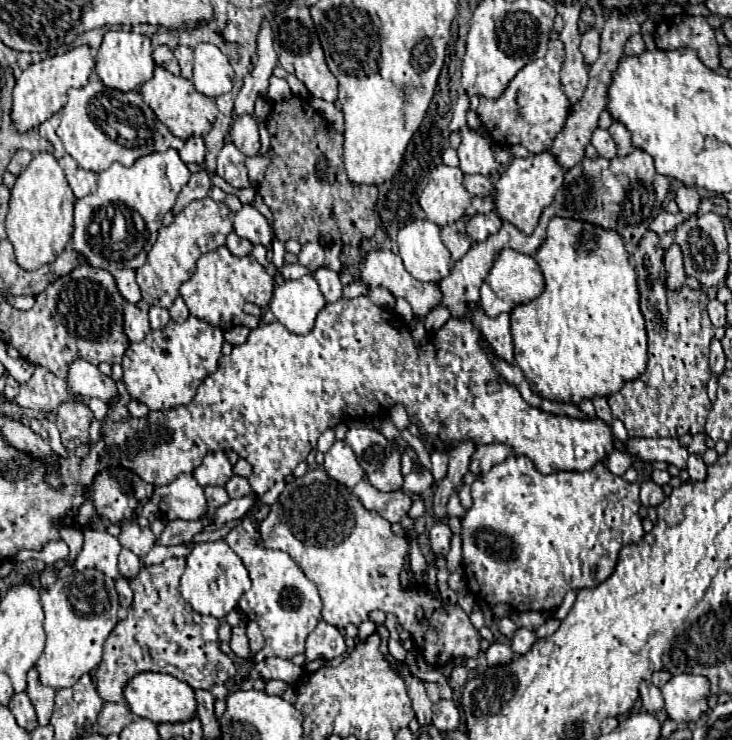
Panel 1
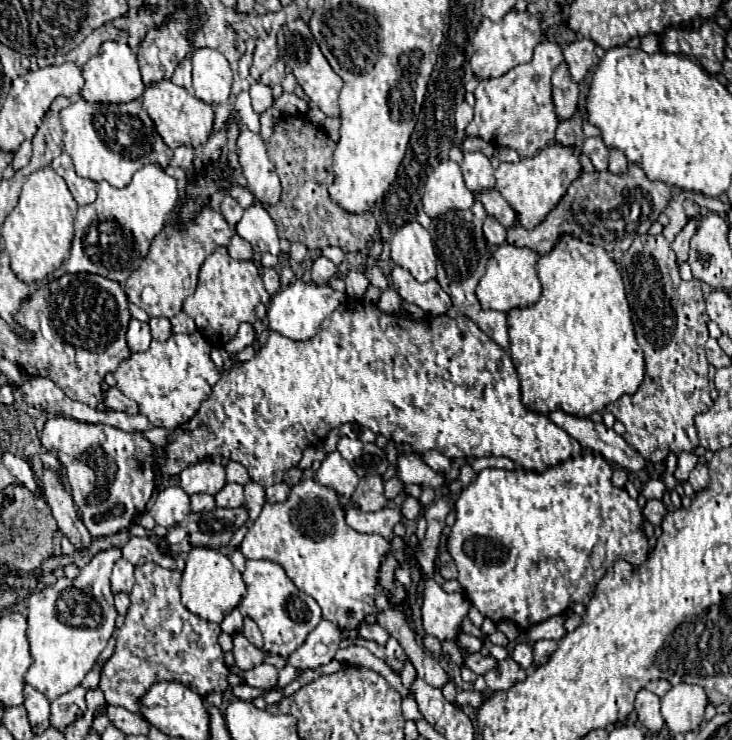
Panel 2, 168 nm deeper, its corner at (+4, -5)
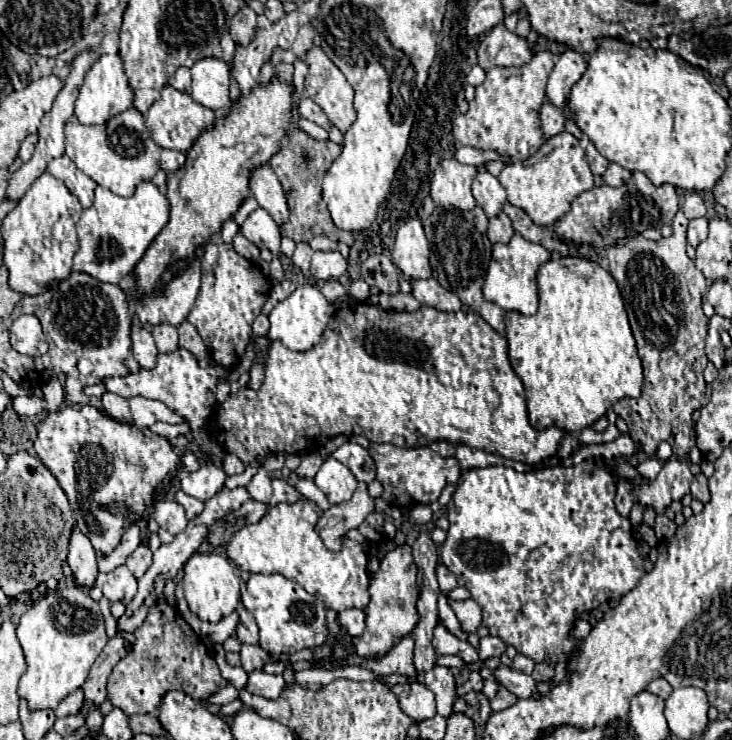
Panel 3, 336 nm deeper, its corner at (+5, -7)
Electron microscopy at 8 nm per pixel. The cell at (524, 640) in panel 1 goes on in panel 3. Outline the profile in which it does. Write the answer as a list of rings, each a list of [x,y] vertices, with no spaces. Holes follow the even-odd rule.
[[[517,653],[515,659],[513,659],[513,665],[511,665],[511,667],[517,669],[517,671],[521,671],[521,673],[531,675],[531,671],[533,671],[533,667],[535,667],[535,661],[529,659],[529,657],[525,657],[525,655],[521,655],[521,653]]]

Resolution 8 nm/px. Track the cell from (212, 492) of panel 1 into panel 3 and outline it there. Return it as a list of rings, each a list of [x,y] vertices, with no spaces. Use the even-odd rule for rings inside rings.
[[[181,489],[175,493],[175,499],[177,499],[177,503],[181,503],[181,505],[185,507],[187,519],[195,519],[195,517],[201,515],[203,509],[205,509],[205,503],[203,503],[203,501],[199,501],[199,499],[195,499],[195,497],[189,497],[189,495],[183,493]]]

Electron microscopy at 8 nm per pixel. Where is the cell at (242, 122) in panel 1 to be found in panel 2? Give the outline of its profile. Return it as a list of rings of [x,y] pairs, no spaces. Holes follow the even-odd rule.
[[[242,129],[238,137],[238,157],[242,173],[250,191],[262,205],[276,205],[280,201],[280,179],[274,171],[274,163],[266,155],[266,147],[260,135]]]

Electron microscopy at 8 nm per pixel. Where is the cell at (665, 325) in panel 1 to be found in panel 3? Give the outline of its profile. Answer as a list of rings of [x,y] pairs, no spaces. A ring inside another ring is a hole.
[[[679,209],[671,221],[673,233],[669,237],[649,241],[643,235],[635,235],[625,245],[607,249],[609,273],[621,289],[645,375],[641,395],[637,399],[619,399],[613,403],[613,411],[625,419],[631,439],[647,457],[657,453],[661,441],[667,441],[677,457],[685,457],[695,445],[691,435],[693,411],[705,407],[711,399],[703,379],[707,367],[703,347],[709,319],[703,315],[701,299],[707,283],[685,253],[687,223]]]

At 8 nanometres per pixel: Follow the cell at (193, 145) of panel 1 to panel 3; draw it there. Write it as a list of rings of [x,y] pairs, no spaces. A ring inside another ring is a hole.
[[[163,149],[161,151],[161,169],[163,171],[177,171],[185,163],[185,153]]]

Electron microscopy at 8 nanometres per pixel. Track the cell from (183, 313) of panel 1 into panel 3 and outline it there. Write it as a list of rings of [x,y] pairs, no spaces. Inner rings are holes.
[[[183,321],[177,327],[177,331],[179,331],[179,345],[181,347],[185,347],[193,355],[197,355],[197,359],[205,359],[207,357],[207,347],[205,347],[201,335],[197,333],[197,329],[189,321]]]

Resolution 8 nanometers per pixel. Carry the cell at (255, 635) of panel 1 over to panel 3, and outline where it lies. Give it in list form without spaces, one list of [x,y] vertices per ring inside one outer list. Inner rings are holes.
[[[241,609],[239,613],[239,625],[237,625],[237,639],[241,643],[259,643],[259,629],[253,619],[253,615],[247,609]]]

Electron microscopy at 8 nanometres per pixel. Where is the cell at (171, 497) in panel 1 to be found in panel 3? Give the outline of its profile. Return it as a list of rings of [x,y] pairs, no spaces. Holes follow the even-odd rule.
[[[163,497],[163,499],[157,501],[153,517],[159,523],[159,527],[167,529],[171,535],[177,535],[187,527],[185,509],[177,501],[173,501],[169,497]]]

